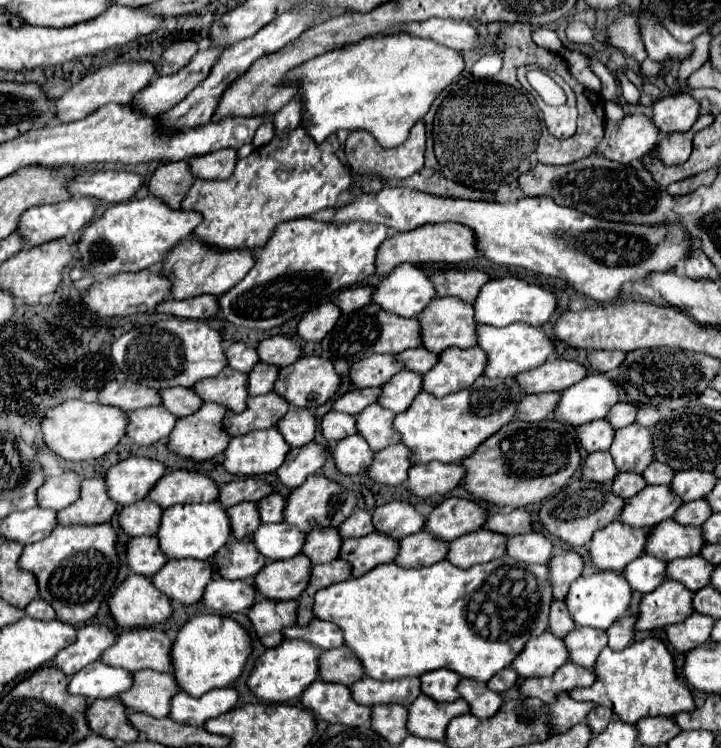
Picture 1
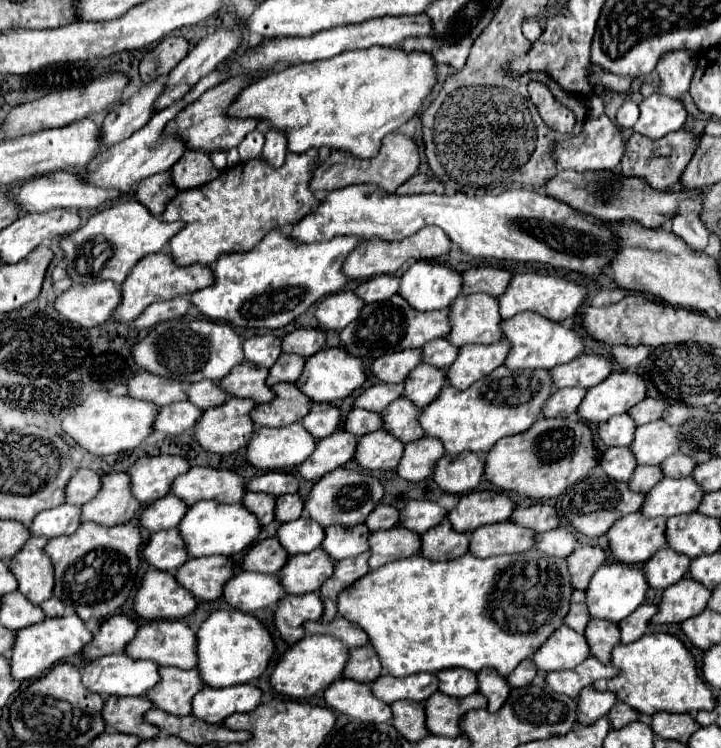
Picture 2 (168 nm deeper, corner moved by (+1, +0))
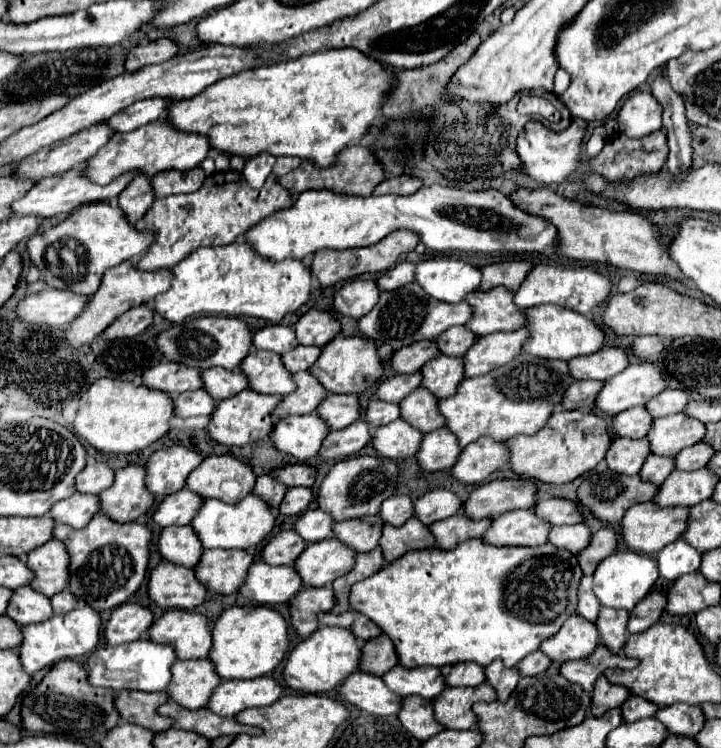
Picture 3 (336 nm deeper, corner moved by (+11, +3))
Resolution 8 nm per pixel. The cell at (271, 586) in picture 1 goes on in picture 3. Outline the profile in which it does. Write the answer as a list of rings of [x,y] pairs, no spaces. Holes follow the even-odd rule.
[[[327,538],[323,542],[307,544],[293,566],[305,586],[319,588],[337,580],[343,572],[349,572],[353,560],[355,552],[349,552],[349,548],[337,544],[337,540]]]

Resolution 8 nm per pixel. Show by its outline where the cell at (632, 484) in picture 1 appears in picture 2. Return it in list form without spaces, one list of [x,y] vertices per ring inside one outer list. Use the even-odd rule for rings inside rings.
[[[639,465],[631,477],[631,489],[647,493],[651,487],[655,487],[663,479],[663,469],[659,465]]]

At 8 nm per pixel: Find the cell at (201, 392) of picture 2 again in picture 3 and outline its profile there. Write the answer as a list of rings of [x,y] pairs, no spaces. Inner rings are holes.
[[[209,368],[201,372],[203,390],[219,404],[221,400],[235,396],[237,392],[247,388],[245,374],[237,370],[223,370],[223,368]]]

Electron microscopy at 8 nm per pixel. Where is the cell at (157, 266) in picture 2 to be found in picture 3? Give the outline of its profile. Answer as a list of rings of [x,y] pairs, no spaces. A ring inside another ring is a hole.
[[[121,262],[113,268],[109,268],[109,272],[105,272],[103,280],[101,280],[101,288],[97,294],[91,296],[89,300],[89,308],[85,308],[85,312],[69,326],[65,328],[65,334],[67,334],[67,340],[73,342],[73,346],[81,346],[81,344],[87,344],[91,342],[97,334],[101,334],[111,322],[117,320],[117,316],[121,316],[123,312],[127,312],[129,308],[133,306],[139,306],[139,304],[147,304],[147,302],[153,302],[157,294],[161,292],[167,292],[169,286],[173,282],[173,272],[169,268],[159,268],[159,270],[153,270],[153,272],[147,272],[147,270],[139,270],[135,264],[131,262]]]

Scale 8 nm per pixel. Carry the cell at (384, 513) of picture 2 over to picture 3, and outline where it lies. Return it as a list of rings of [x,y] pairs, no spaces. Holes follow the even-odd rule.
[[[391,496],[381,504],[379,516],[385,524],[401,526],[407,518],[413,516],[413,500],[409,496]]]

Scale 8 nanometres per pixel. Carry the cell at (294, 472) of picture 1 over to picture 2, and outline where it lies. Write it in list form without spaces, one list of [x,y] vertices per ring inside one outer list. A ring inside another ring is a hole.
[[[345,429],[319,439],[315,453],[299,465],[299,473],[305,479],[321,479],[355,457],[355,443],[359,443],[359,437],[347,433]]]

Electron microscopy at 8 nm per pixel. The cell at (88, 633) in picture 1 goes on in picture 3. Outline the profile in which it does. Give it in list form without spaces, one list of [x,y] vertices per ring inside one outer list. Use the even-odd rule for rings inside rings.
[[[121,604],[113,610],[113,616],[105,624],[105,642],[109,646],[133,642],[145,636],[145,630],[153,622],[149,608],[139,604]]]

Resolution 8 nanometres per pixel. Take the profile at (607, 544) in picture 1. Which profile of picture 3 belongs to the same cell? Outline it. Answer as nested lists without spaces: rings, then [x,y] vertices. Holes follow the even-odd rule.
[[[653,502],[635,504],[621,520],[621,536],[629,550],[655,556],[687,528],[689,508],[657,508]]]

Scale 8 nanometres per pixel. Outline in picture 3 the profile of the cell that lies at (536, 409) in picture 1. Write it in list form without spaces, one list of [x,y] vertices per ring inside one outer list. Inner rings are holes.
[[[575,380],[563,394],[561,408],[565,410],[583,410],[591,412],[593,410],[593,400],[597,392],[601,390],[603,382],[597,380]]]

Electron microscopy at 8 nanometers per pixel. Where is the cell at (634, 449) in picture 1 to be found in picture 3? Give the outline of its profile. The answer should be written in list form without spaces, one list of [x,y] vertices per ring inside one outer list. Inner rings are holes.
[[[669,414],[655,418],[651,430],[647,432],[649,450],[657,456],[675,456],[681,448],[701,442],[705,434],[705,424],[687,418],[685,414]]]

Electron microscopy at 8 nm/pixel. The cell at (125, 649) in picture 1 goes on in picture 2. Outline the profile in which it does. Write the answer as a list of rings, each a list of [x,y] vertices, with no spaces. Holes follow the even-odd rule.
[[[151,621],[139,627],[137,637],[127,645],[127,653],[133,659],[151,659],[155,663],[173,665],[179,669],[193,669],[195,659],[195,631],[181,621]]]

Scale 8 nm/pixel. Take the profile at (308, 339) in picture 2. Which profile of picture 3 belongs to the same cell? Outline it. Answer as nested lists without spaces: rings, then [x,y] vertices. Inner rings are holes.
[[[309,310],[303,314],[295,324],[297,342],[305,346],[319,346],[323,348],[325,342],[329,342],[333,336],[337,336],[341,330],[341,324],[323,310]]]

